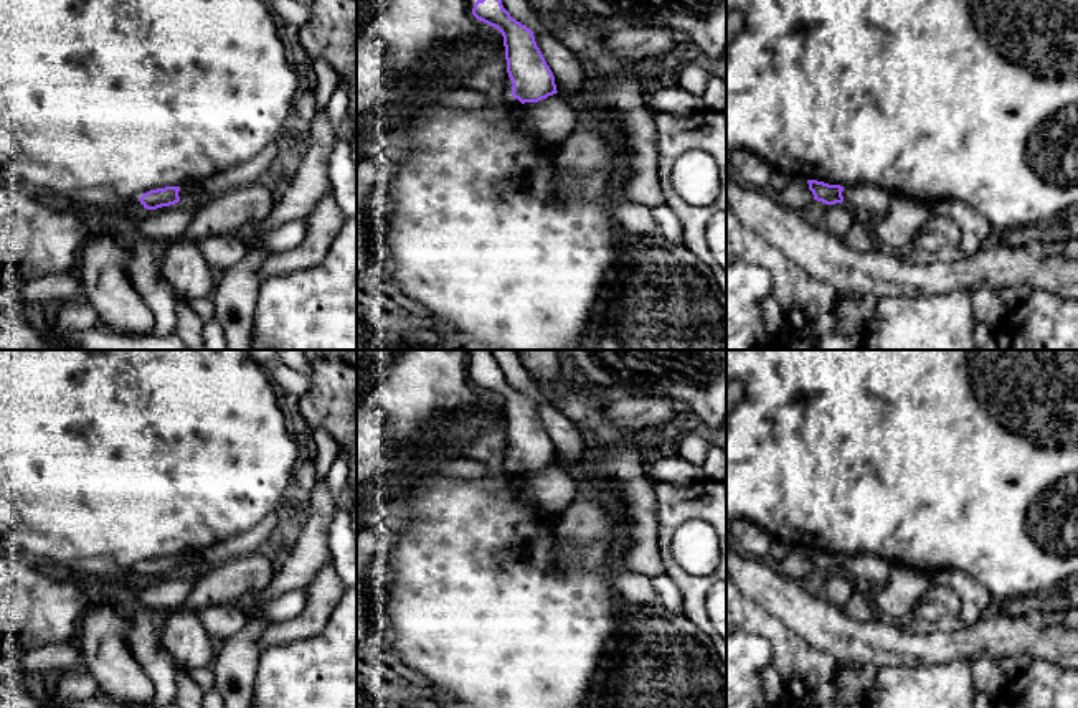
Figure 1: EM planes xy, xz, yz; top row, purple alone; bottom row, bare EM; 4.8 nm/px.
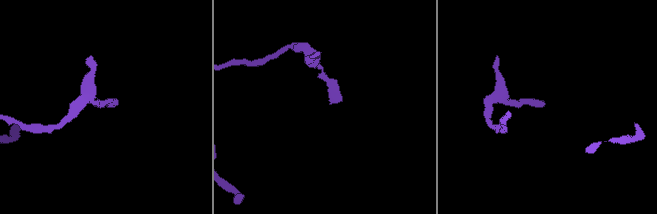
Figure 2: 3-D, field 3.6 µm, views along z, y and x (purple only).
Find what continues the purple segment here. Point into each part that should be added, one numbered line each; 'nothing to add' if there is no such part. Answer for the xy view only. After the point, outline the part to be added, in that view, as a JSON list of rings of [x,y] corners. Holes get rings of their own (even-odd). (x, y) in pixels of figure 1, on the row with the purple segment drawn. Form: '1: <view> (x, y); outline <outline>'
nothing to add

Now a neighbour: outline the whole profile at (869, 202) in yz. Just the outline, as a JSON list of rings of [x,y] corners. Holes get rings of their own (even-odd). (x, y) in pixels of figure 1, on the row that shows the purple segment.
[[[875,185],[844,186],[842,196],[844,203],[867,221],[885,216],[891,205],[891,195]]]

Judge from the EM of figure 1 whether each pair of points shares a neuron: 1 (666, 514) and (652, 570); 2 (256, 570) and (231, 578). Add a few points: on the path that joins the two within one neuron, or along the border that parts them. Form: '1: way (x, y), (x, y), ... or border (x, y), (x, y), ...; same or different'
1: border (657, 507), (656, 543), (666, 573); different
2: way (250, 575), (238, 578); same

